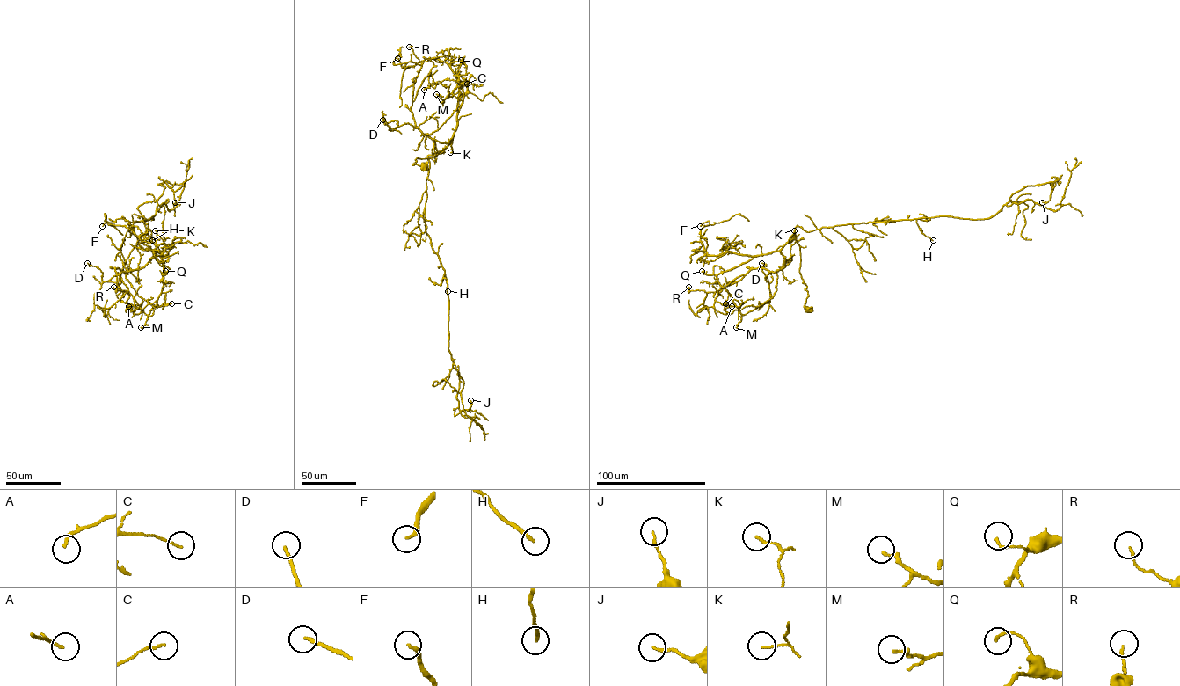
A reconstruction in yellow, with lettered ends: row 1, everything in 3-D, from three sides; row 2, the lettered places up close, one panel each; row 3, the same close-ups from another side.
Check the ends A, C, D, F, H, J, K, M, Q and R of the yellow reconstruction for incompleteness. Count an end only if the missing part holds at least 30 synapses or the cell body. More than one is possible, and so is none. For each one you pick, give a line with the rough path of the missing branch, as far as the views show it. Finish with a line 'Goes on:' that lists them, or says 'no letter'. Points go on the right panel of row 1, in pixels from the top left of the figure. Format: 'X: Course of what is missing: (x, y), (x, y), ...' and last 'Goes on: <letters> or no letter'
Goes on: no letter

